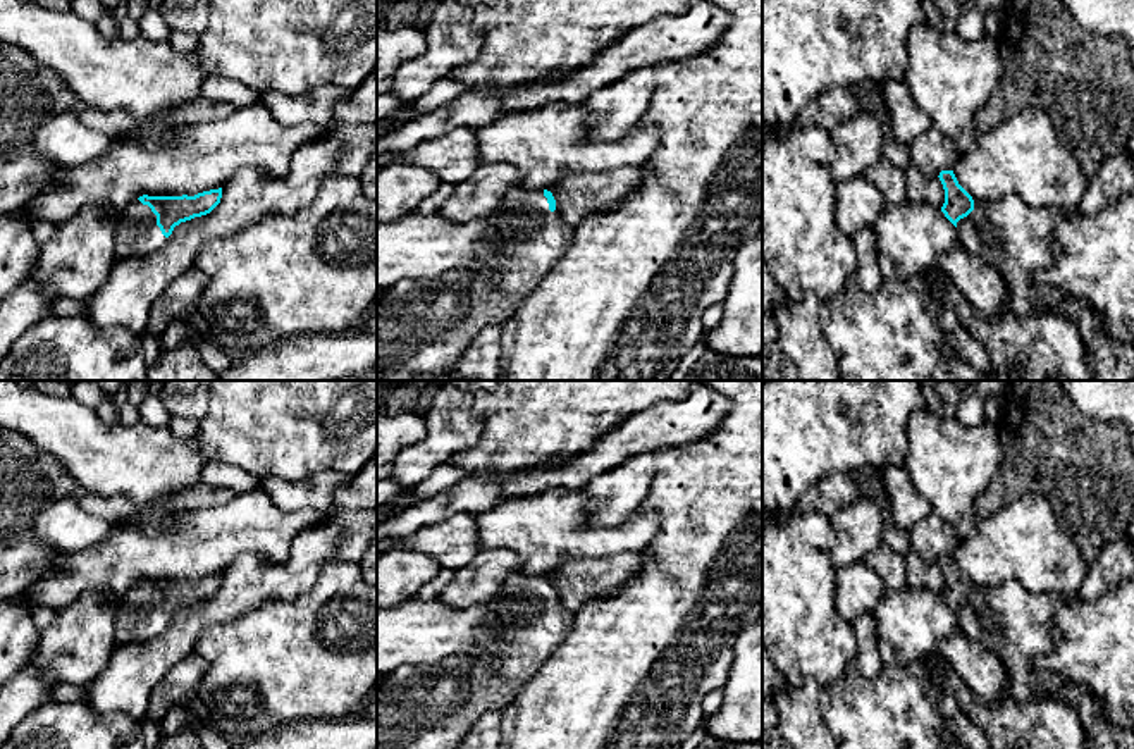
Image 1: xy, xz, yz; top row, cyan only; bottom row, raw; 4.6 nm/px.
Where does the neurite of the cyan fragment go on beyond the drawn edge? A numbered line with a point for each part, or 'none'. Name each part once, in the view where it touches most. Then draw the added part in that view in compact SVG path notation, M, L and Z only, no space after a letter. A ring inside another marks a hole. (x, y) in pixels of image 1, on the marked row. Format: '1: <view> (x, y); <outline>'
1: xy (138, 235); M134 200L122 212L119 220L115 232L115 260L151 255L162 248L165 239L151 208L139 200Z

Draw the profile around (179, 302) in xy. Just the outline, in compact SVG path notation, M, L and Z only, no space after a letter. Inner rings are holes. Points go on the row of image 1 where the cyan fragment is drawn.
M196 267L181 274L153 303L146 332L158 339L172 320L196 320L205 288L206 277Z

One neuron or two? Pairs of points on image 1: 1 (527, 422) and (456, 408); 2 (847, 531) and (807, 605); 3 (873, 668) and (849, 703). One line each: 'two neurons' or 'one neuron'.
1: two neurons
2: two neurons
3: two neurons

